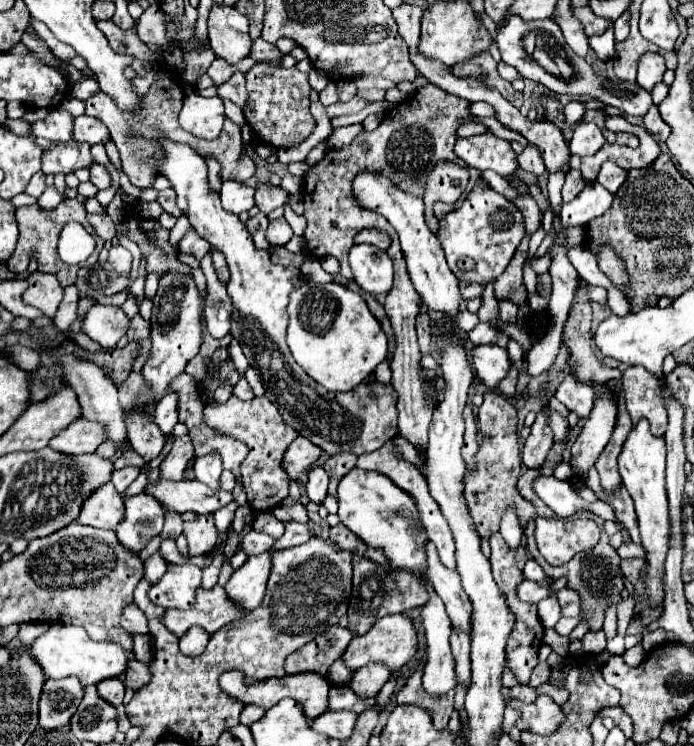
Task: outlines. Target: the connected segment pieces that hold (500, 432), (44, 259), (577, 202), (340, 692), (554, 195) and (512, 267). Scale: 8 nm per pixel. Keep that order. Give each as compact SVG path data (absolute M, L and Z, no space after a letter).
M486 392L484 404L478 408L478 424L480 432L484 432L484 440L474 454L474 470L466 470L464 496L478 536L482 540L488 540L494 532L500 530L500 520L508 510L520 508L520 522L522 528L526 528L526 524L536 518L536 506L526 500L516 488L516 480L520 476L522 466L516 408L504 396L500 396L500 392Z
M66 198L64 202L60 202L58 208L50 210L50 212L40 210L38 204L18 208L18 210L16 210L16 222L18 222L18 228L20 228L20 238L18 238L18 246L16 246L14 254L12 254L12 258L8 260L8 270L14 272L14 274L16 274L16 272L22 274L22 272L26 270L26 266L28 266L28 252L30 252L30 250L36 250L36 254L38 254L38 256L36 256L36 260L38 260L38 272L50 272L50 274L54 274L54 276L58 278L58 282L60 282L64 288L66 288L68 284L72 284L80 266L78 266L78 264L76 264L76 266L70 266L70 264L62 262L60 256L58 256L58 252L56 252L56 242L58 242L58 236L60 236L62 226L64 226L66 222L75 221L81 223L96 240L96 248L94 252L83 265L95 265L98 262L98 254L102 251L104 242L96 235L96 232L92 230L92 226L88 224L86 214L87 212L84 204L80 203L77 199L70 198Z
M586 184L584 190L560 210L562 228L574 228L578 224L588 224L592 218L602 216L612 206L614 194L610 194L602 184Z
M332 686L330 690L330 700L328 700L328 710L350 710L354 714L360 714L368 708L374 706L374 698L372 700L362 700L358 696L354 696L354 692L348 686Z
M558 172L558 174L552 174L552 176L548 178L548 196L550 196L550 202L552 202L554 210L558 210L560 204L562 204L562 198L560 198L560 188L562 188L562 184L564 184L564 176L562 176L560 172Z
M530 234L524 236L524 240L520 242L512 262L502 272L502 276L494 282L494 294L496 294L498 300L508 300L512 304L522 304L528 298L528 290L522 284L522 266L528 258L528 242L530 242Z

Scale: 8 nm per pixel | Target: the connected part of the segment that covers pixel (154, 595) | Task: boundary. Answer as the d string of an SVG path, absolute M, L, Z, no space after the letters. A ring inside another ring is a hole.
M168 564L166 574L152 584L148 598L162 608L192 608L202 570L194 564Z

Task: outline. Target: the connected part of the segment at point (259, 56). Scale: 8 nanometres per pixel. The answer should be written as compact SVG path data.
M258 38L252 46L252 52L250 52L250 58L254 58L256 62L266 62L266 60L274 60L274 58L280 58L280 50L270 44L270 42L264 42L262 38Z

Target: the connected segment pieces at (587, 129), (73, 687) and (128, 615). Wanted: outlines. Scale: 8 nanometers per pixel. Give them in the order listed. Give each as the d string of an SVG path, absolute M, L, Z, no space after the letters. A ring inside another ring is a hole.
M580 124L570 140L570 152L580 158L586 158L598 152L598 148L602 148L604 142L606 140L602 136L602 130L596 124Z
M78 678L46 680L38 704L40 728L60 728L68 724L82 700L82 686Z
M136 602L128 604L122 610L122 628L128 632L140 632L140 634L148 634L148 624L146 624L146 616L140 608L136 608Z

